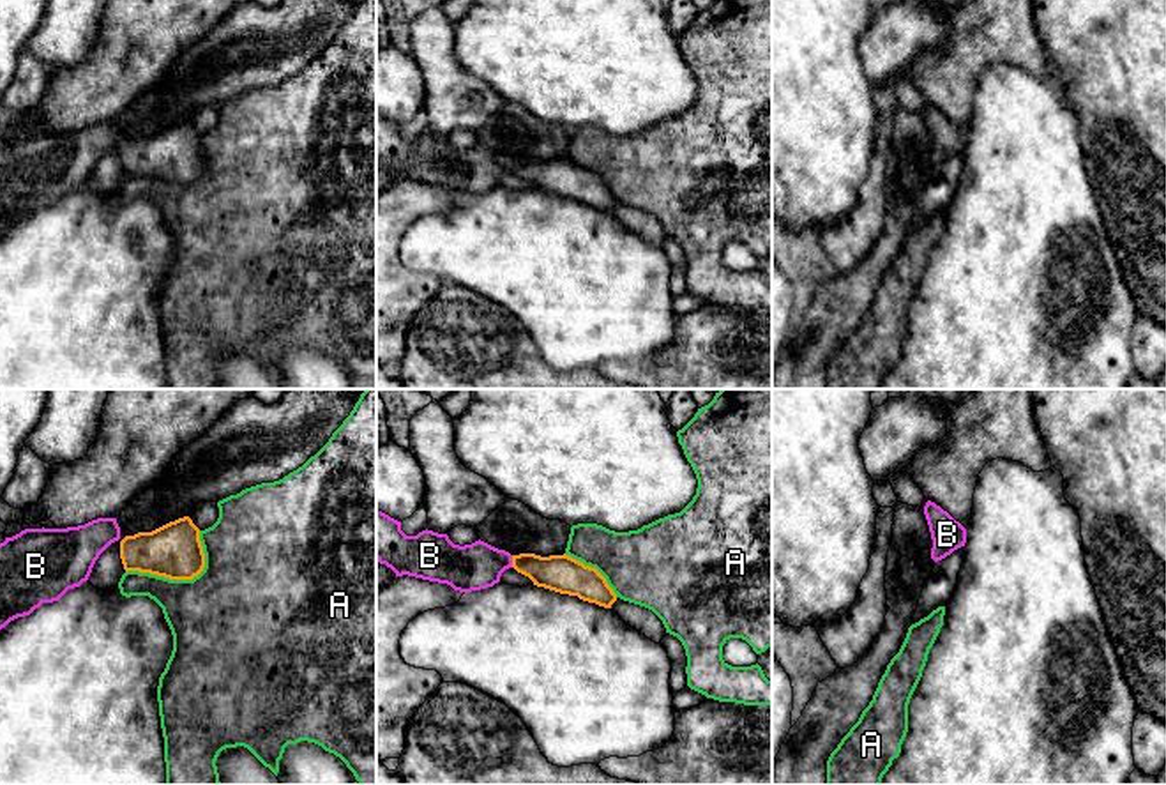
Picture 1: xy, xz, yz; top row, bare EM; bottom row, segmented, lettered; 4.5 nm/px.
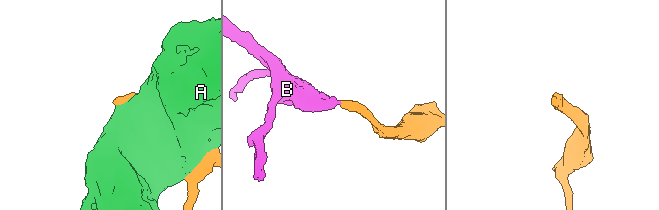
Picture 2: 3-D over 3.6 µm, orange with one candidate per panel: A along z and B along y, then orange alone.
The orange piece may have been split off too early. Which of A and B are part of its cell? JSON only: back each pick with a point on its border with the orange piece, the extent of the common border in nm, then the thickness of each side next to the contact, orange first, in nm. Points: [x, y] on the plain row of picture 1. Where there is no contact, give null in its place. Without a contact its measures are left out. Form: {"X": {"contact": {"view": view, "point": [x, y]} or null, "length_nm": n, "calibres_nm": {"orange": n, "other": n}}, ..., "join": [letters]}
{"B": {"contact": {"view": "xz", "point": [513, 165]}, "length_nm": 60, "calibres_nm": {"orange": 170, "other": 220}}, "join": ["B"]}

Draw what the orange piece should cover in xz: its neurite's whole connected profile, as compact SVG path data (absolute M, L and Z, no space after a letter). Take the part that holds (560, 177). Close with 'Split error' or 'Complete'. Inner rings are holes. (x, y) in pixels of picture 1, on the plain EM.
M376 113L376 164L396 180L415 180L447 187L454 194L472 196L493 191L505 173L514 171L534 189L611 212L617 198L606 182L590 170L569 161L535 157L511 159L484 145L454 149L447 138L422 134L406 140L401 126Z. Split error

